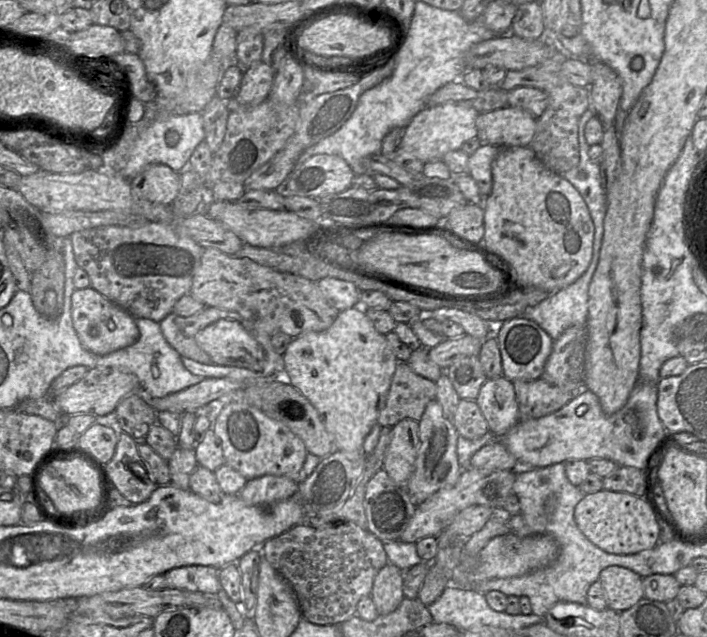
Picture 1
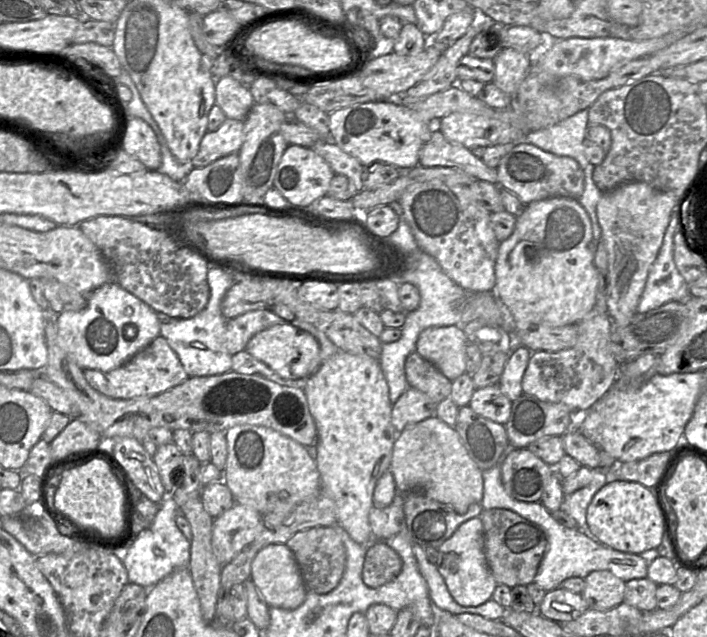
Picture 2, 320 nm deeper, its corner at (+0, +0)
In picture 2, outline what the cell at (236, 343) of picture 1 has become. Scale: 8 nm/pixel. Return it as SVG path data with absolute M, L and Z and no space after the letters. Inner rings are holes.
M291 323L276 324L255 334L245 350L287 380L305 380L320 366L320 345L309 332Z

